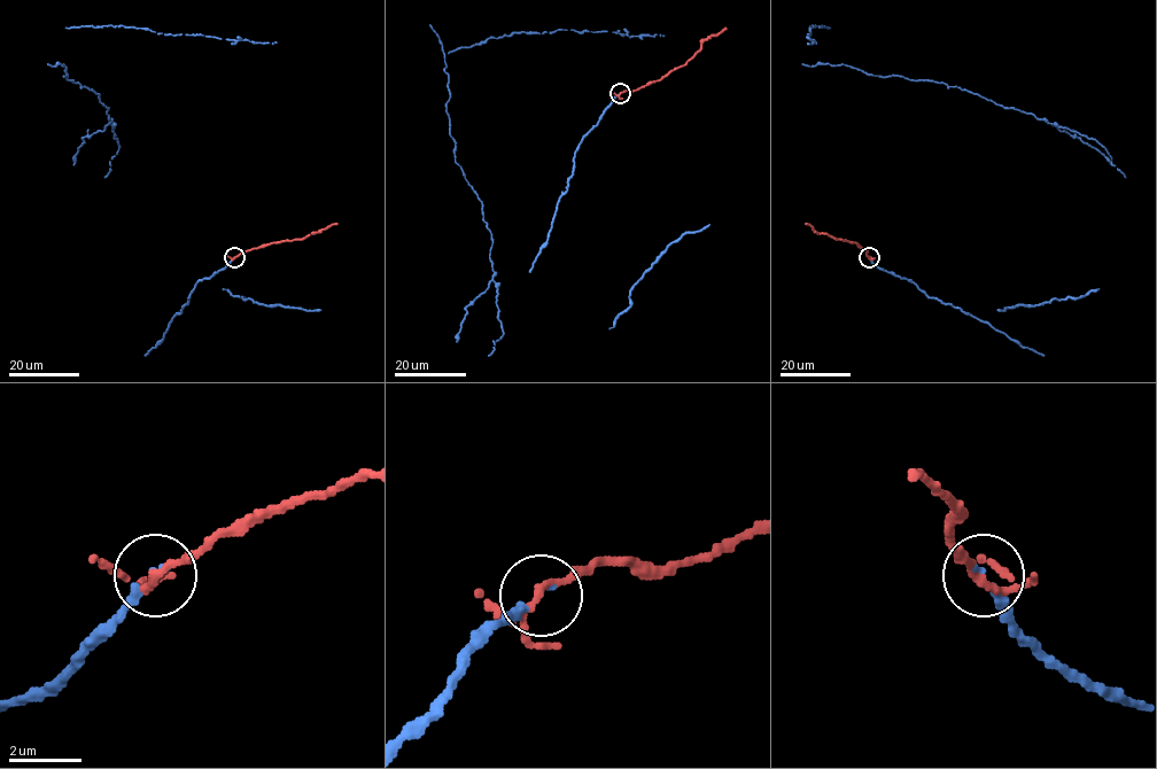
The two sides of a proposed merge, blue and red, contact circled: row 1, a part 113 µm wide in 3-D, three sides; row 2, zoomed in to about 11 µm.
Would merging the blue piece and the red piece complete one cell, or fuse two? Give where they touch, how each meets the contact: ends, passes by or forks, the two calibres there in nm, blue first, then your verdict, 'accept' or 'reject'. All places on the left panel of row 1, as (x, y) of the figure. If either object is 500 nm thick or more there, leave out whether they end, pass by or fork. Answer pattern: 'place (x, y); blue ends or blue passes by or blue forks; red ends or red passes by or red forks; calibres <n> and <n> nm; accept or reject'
place (234, 257); blue ends; red passes by; calibres 190 and 220 nm; accept

